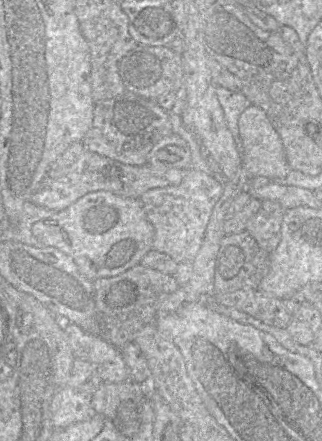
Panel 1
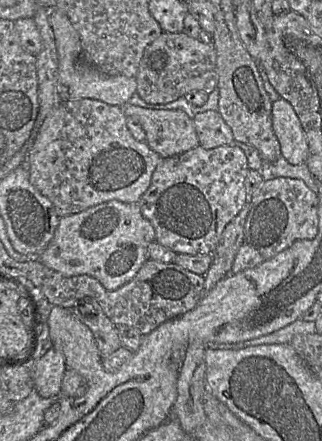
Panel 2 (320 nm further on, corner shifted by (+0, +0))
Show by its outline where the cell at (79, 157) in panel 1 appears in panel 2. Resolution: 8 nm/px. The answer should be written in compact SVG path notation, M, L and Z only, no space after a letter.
M85 98L60 101L48 114L36 134L26 166L30 183L51 201L59 217L79 213L111 200L138 203L148 189L152 174L162 158L145 141L137 141L132 136L126 120L127 116L120 106Z

